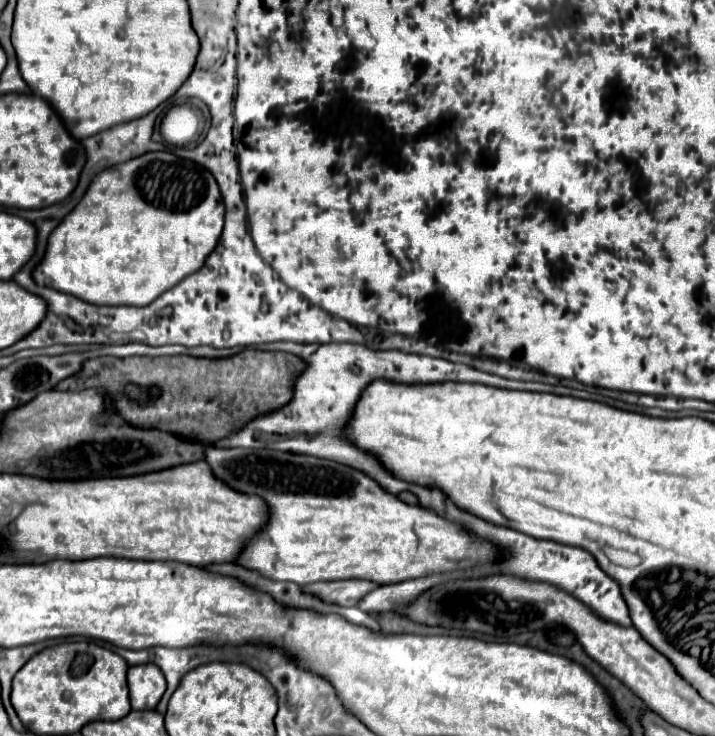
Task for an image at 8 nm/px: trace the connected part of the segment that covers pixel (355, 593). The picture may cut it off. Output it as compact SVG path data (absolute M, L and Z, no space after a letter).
M348 579L348 581L330 581L330 583L312 583L304 587L304 591L318 595L326 603L338 603L342 607L356 607L358 601L368 595L370 591L378 589L374 581L362 579Z

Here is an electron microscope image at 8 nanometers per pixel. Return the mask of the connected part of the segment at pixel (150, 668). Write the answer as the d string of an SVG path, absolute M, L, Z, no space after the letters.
M144 663L128 669L128 687L132 709L156 709L160 697L166 691L164 675L156 665Z

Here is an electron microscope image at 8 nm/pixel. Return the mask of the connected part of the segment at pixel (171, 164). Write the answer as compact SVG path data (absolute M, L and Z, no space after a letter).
M168 151L144 153L140 157L134 157L132 161L118 163L112 169L104 169L92 179L92 183L86 189L86 193L80 199L80 203L50 233L46 253L44 253L42 261L34 267L32 279L42 287L50 287L50 289L56 289L60 293L74 295L74 297L78 297L78 299L82 299L86 303L92 303L92 305L136 305L136 307L144 307L144 305L150 305L156 297L160 297L164 291L168 291L176 283L180 283L180 279L184 279L186 275L198 271L204 265L206 257L210 255L210 251L218 243L218 237L222 233L222 225L224 225L224 203L222 203L216 179L212 177L212 173L208 169L196 165L194 161L180 159L180 157L176 157L176 155L168 153Z

